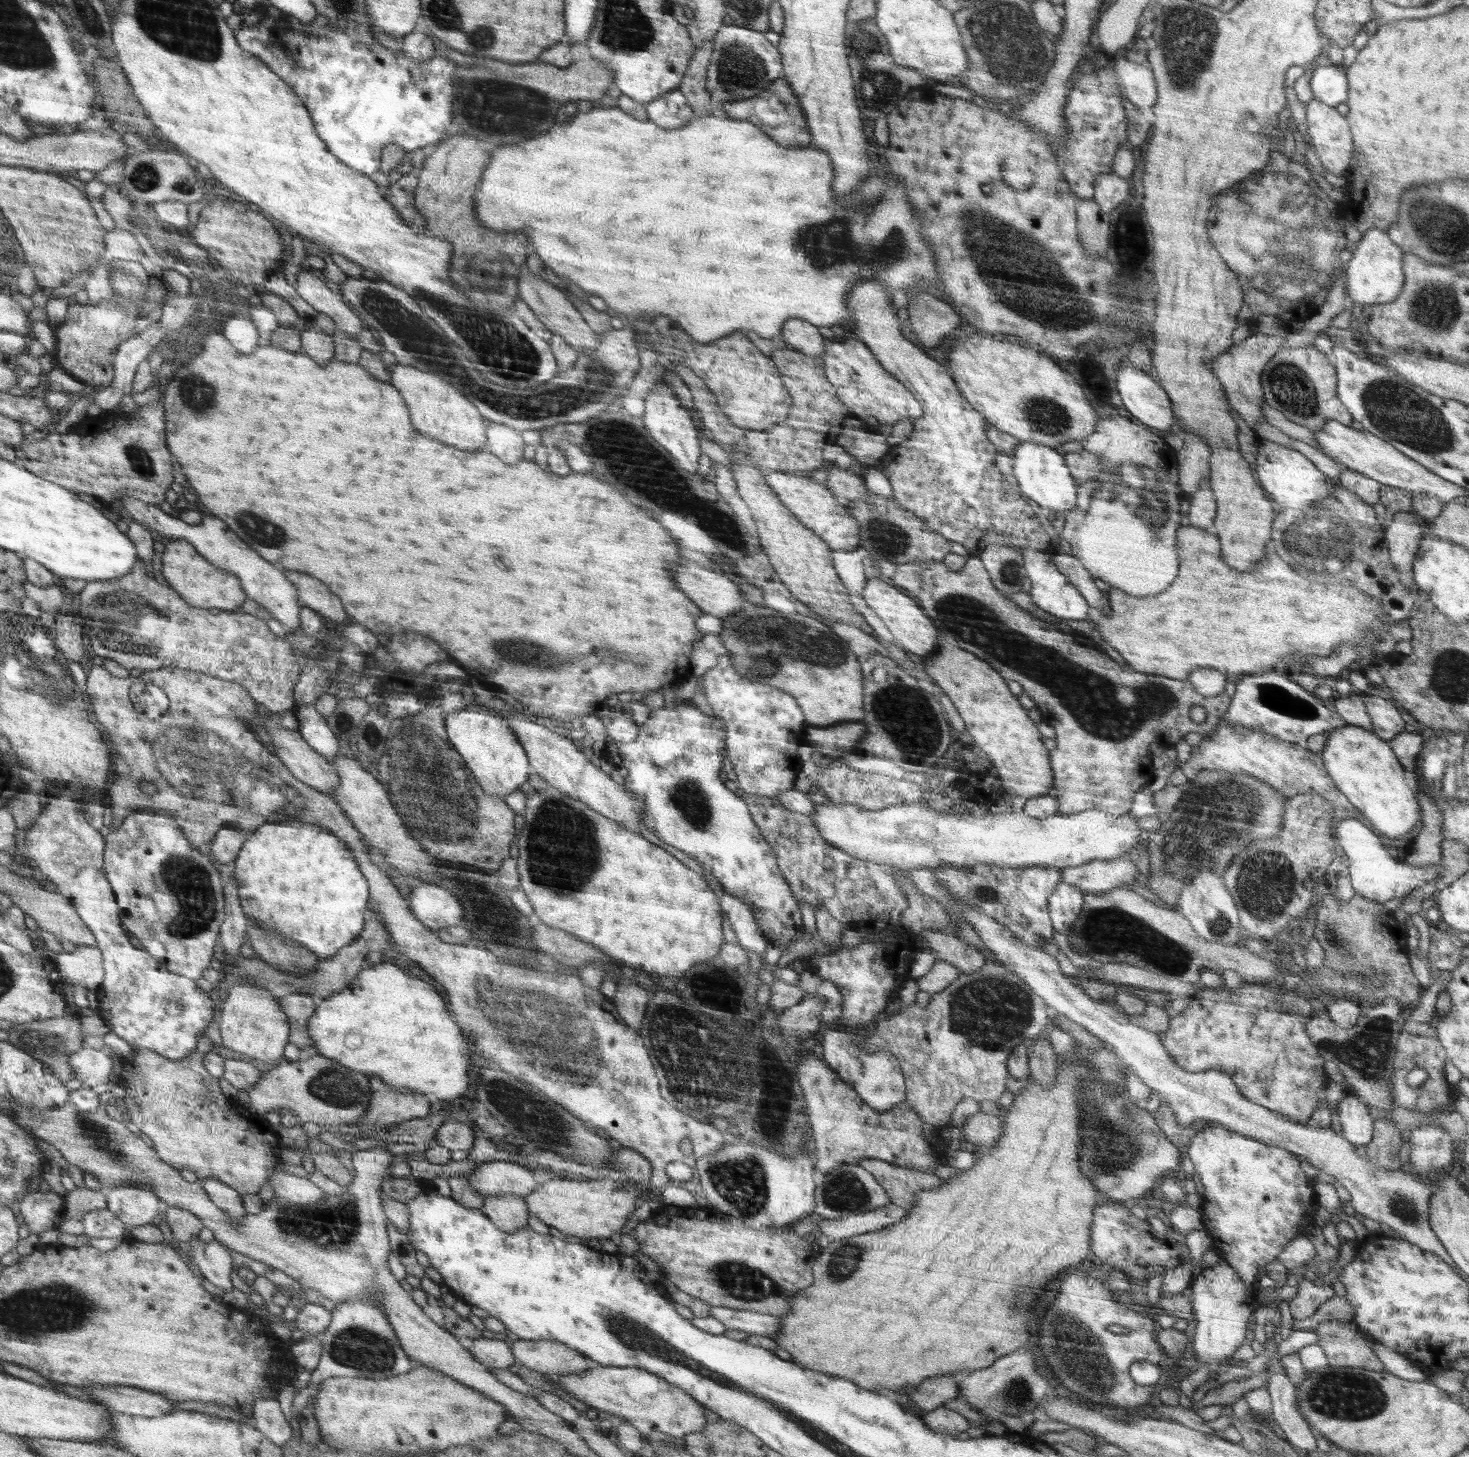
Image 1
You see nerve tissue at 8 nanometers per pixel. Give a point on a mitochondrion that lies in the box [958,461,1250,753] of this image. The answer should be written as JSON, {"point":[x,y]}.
{"point":[1010,574]}

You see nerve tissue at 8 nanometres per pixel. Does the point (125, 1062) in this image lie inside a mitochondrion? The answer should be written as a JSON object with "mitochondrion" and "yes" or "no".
{"mitochondrion":"no"}

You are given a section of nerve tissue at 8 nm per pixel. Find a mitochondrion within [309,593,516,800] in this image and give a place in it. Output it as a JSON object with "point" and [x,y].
{"point":[371,735]}

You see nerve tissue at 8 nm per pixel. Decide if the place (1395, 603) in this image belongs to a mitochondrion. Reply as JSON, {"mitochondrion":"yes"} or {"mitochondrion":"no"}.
{"mitochondrion":"no"}

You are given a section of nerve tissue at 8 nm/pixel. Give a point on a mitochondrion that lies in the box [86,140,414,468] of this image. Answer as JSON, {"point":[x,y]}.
{"point":[199,395]}

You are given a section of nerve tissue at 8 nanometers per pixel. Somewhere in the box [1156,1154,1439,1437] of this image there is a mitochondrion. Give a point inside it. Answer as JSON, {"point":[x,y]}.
{"point":[1345,1395]}

